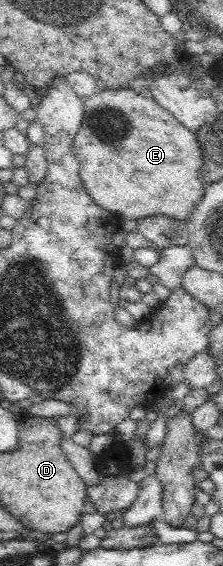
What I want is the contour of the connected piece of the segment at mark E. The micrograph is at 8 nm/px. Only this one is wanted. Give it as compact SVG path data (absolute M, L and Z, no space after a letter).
M103 87L100 93L94 93L88 97L82 97L84 102L84 117L80 126L80 130L73 142L73 154L79 163L79 174L88 192L88 195L96 204L102 208L114 213L117 219L144 219L144 217L156 217L156 215L167 215L176 221L186 224L188 217L192 215L192 209L196 207L196 203L204 197L204 183L199 176L200 168L203 164L203 153L198 143L197 133L191 131L181 125L169 112L161 105L158 105L152 97L143 93L137 93L132 88L108 89Z

